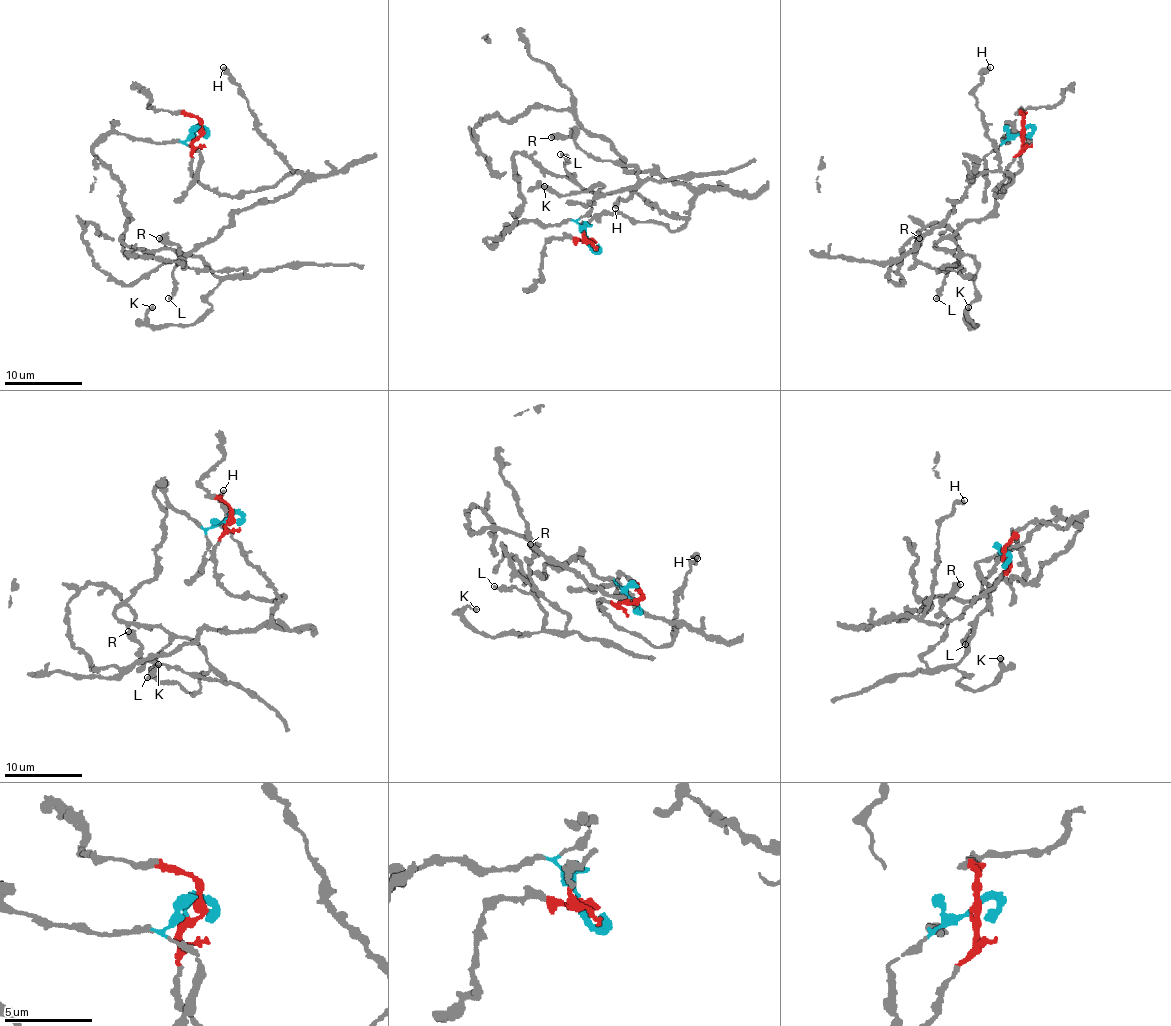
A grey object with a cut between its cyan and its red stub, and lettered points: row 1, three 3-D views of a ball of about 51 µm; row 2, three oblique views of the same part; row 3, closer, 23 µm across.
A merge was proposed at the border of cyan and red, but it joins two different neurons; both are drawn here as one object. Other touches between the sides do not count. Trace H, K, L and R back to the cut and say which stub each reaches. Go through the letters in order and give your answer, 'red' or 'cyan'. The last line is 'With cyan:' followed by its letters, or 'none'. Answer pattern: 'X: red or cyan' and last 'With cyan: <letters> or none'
H: red
K: cyan
L: cyan
R: cyan
With cyan: K, L, R

